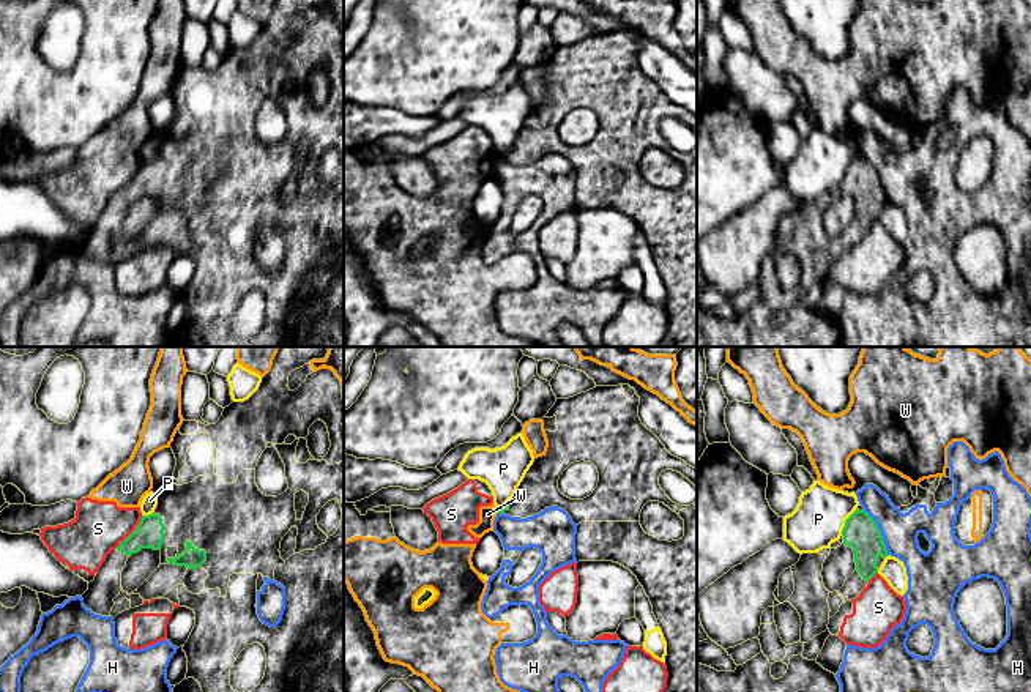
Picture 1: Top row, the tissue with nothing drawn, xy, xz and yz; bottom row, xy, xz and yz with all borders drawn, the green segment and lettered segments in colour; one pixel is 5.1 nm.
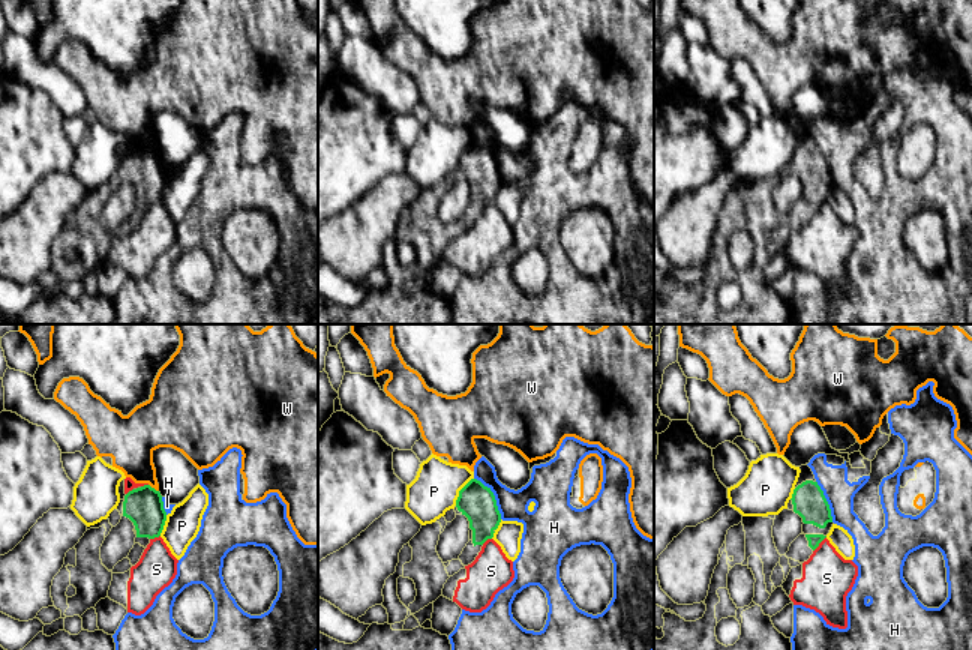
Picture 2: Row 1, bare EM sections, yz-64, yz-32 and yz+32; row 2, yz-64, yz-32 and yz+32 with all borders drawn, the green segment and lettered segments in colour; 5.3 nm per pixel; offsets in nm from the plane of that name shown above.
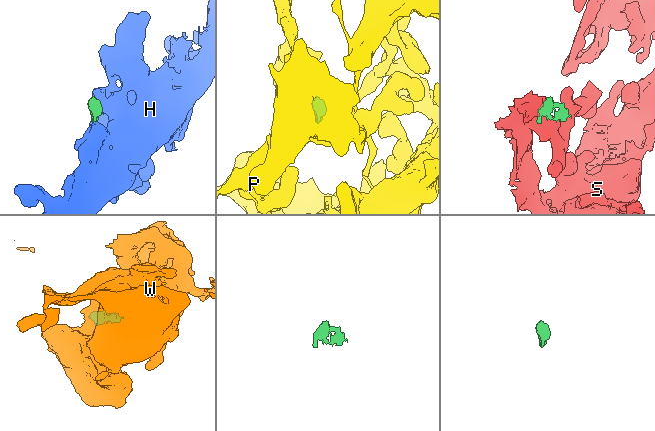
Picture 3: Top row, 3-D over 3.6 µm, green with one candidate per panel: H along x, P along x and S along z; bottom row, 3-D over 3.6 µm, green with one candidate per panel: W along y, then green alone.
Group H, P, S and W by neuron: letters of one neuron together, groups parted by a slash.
H / P / S W

